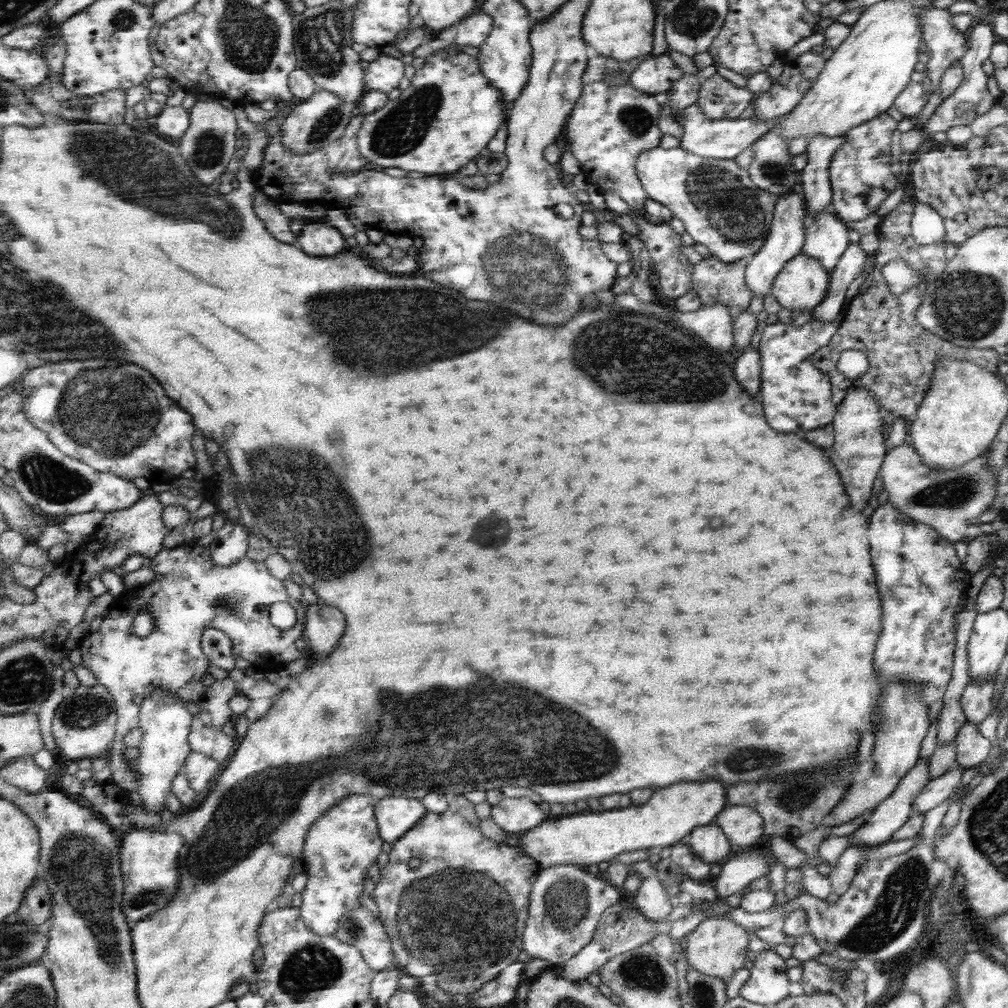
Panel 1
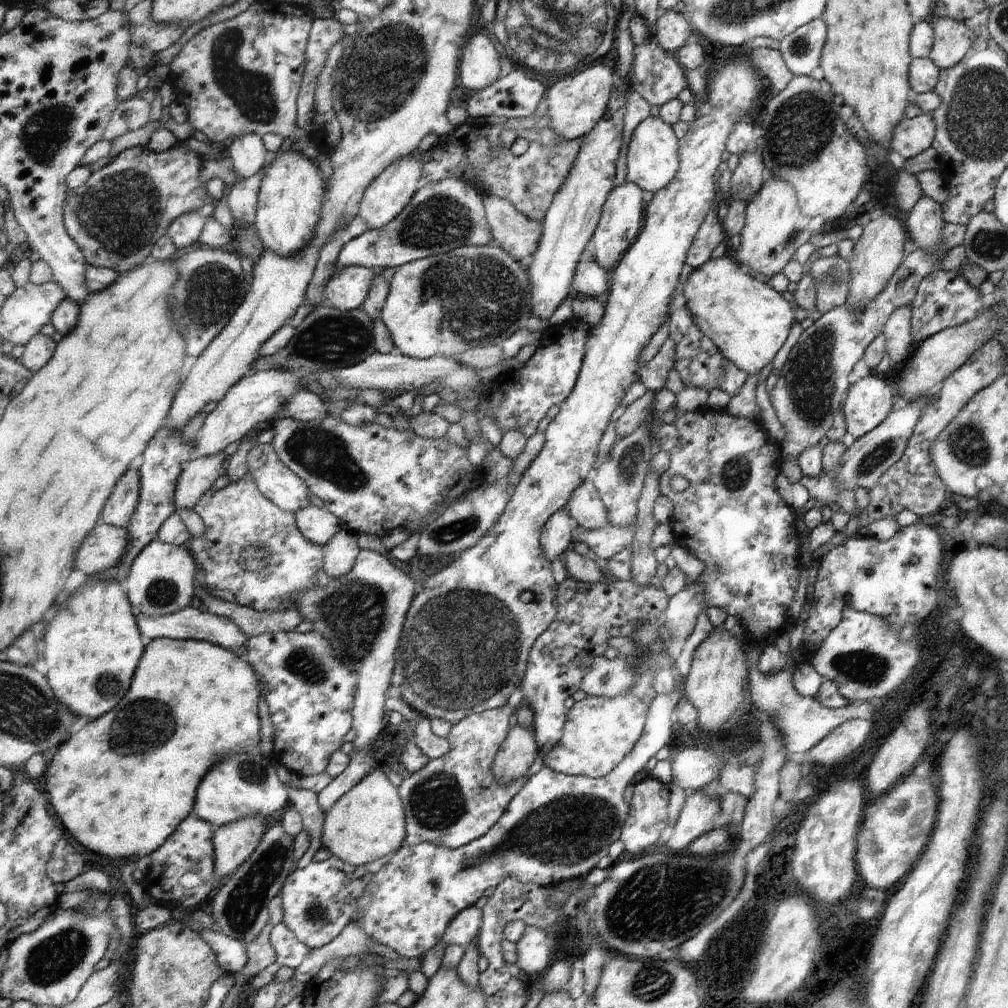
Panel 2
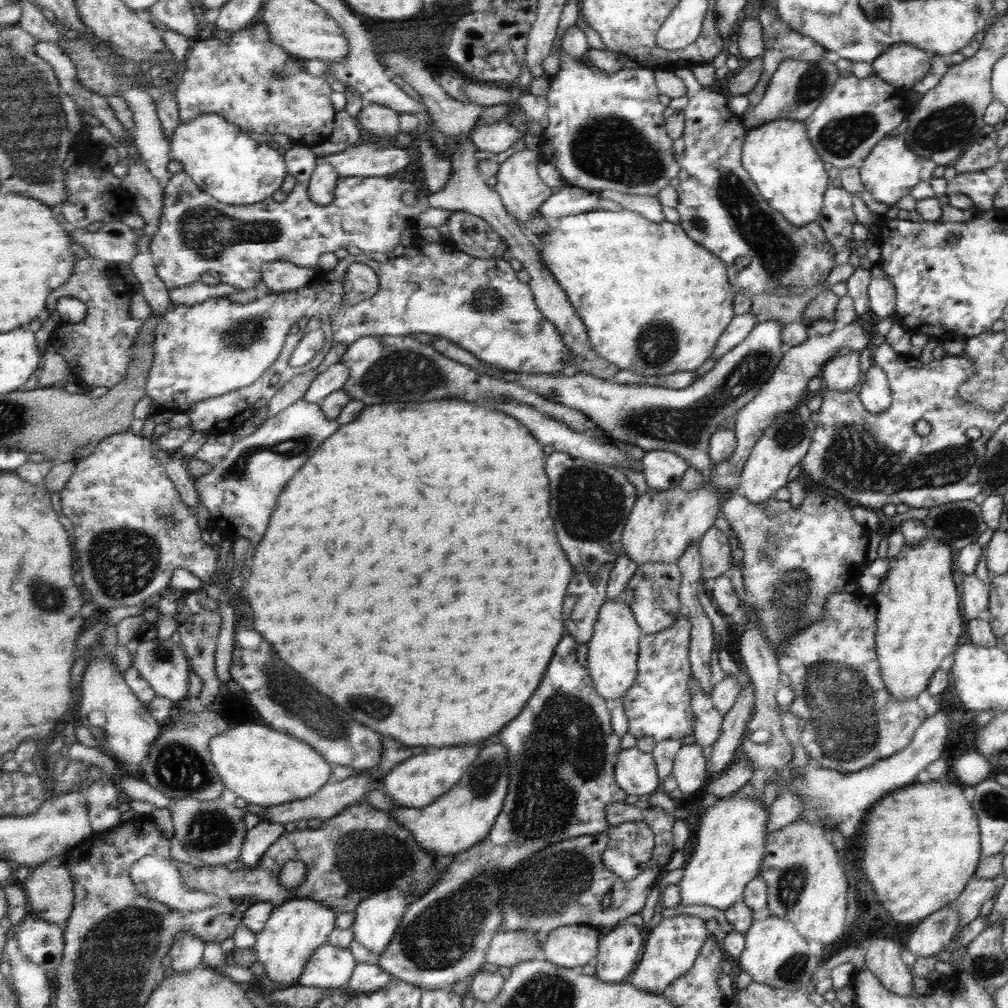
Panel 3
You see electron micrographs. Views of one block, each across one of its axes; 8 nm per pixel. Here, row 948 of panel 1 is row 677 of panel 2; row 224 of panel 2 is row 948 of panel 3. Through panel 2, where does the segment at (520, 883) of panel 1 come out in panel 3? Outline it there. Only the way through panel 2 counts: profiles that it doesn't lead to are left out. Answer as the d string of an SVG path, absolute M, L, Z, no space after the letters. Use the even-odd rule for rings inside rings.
M687 914L673 916L673 918L661 918L661 922L649 928L645 934L645 946L643 946L643 952L639 956L637 968L633 970L629 984L639 988L641 992L661 996L673 980L681 978L685 972L691 970L695 958L699 956L701 946L705 944L709 936L711 934L705 930L705 920L701 918L687 916Z

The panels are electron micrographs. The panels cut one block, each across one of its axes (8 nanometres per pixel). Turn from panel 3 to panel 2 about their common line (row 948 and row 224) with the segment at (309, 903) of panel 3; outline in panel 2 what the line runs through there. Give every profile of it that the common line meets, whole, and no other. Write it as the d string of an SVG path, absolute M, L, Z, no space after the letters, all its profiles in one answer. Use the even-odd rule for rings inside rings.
M283 152L269 166L265 166L265 182L259 192L257 232L267 250L275 250L281 258L289 258L307 250L317 234L319 220L323 218L323 204L327 200L327 180L321 166L303 152Z

